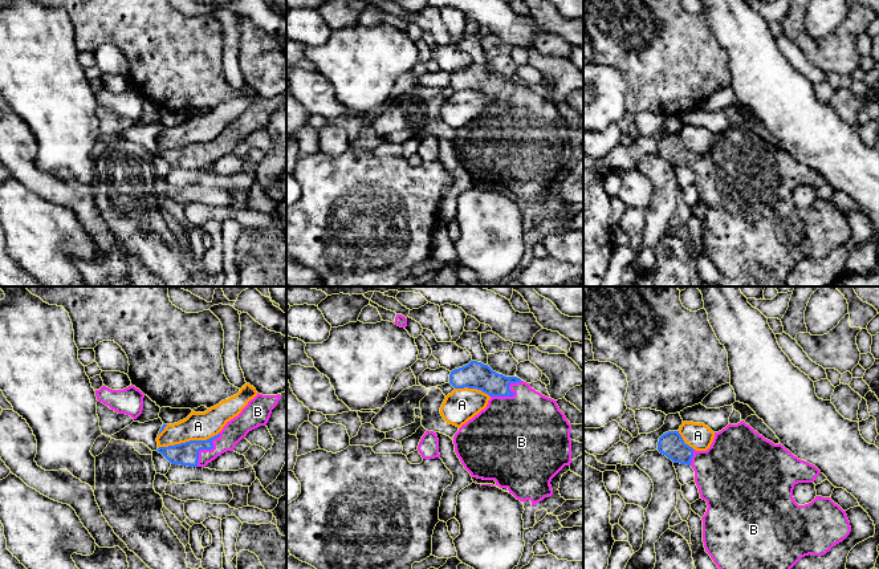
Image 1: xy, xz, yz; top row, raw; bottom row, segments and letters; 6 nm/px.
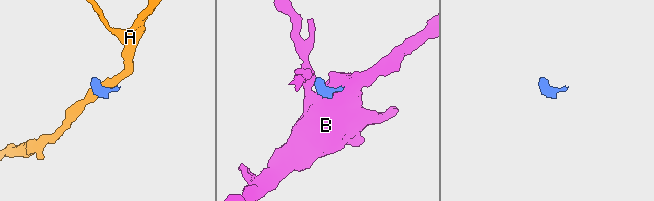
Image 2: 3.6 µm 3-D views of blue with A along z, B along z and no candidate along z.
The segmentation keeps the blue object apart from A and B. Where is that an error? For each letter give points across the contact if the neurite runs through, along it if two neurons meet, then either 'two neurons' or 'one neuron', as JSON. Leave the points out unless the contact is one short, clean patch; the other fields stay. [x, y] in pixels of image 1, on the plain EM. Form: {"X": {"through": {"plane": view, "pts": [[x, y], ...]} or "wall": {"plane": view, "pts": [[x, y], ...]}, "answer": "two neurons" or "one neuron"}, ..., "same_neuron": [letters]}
{"A": {"wall": {"plane": "xy", "pts": [[218, 135], [206, 142], [190, 142], [158, 151]]}, "answer": "two neurons"}, "B": {"through": {"plane": "xz", "pts": [[477, 78], [505, 96], [513, 97], [524, 137]]}, "answer": "one neuron"}, "same_neuron": ["B"]}

